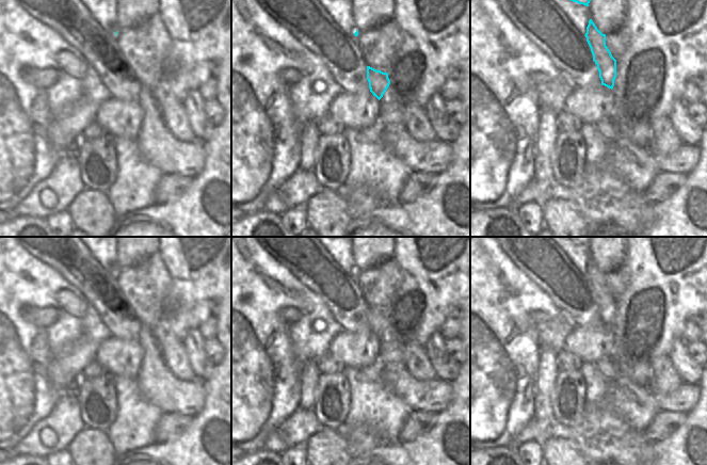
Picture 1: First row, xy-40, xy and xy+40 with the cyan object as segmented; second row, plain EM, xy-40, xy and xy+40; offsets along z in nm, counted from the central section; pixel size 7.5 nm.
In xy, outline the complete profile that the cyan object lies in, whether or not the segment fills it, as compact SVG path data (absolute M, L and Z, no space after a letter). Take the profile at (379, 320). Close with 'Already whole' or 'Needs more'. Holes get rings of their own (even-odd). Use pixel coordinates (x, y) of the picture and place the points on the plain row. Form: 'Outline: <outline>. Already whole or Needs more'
Outline: M367 305L367 319L370 331L380 339L390 323L388 312Z. Already whole

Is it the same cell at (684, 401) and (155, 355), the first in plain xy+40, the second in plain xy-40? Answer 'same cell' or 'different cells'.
same cell

